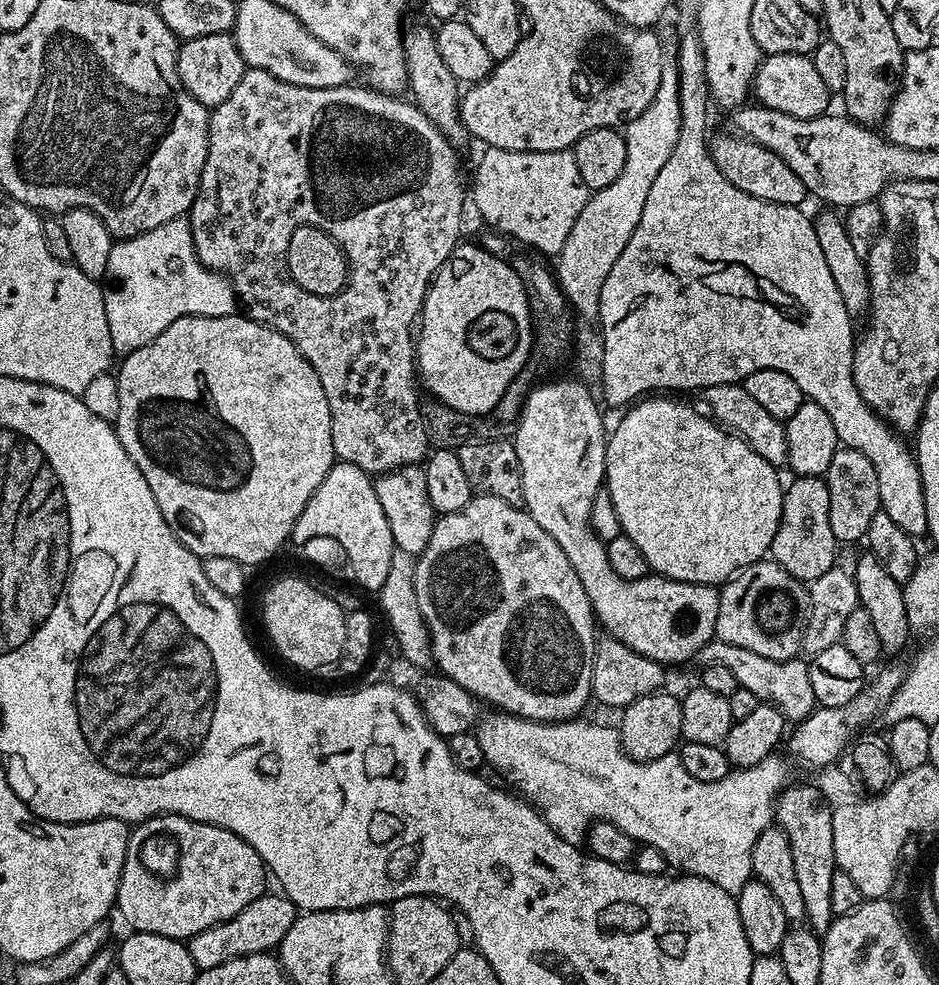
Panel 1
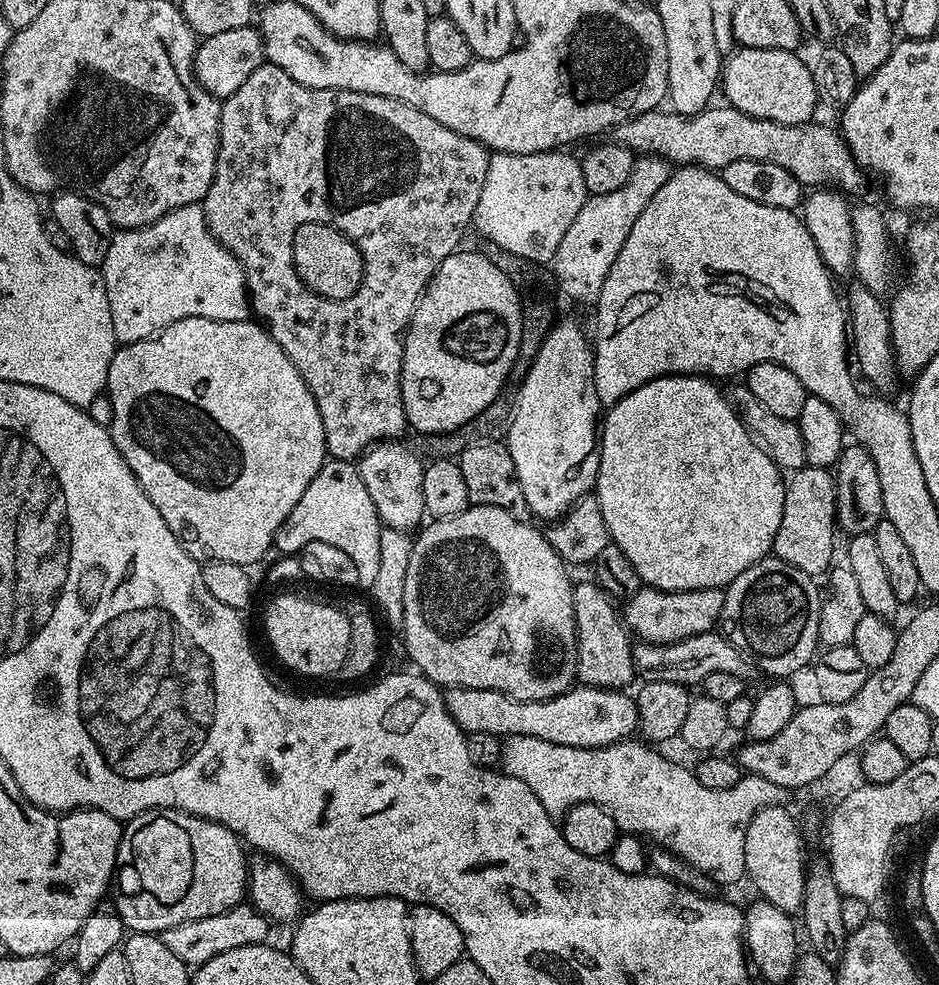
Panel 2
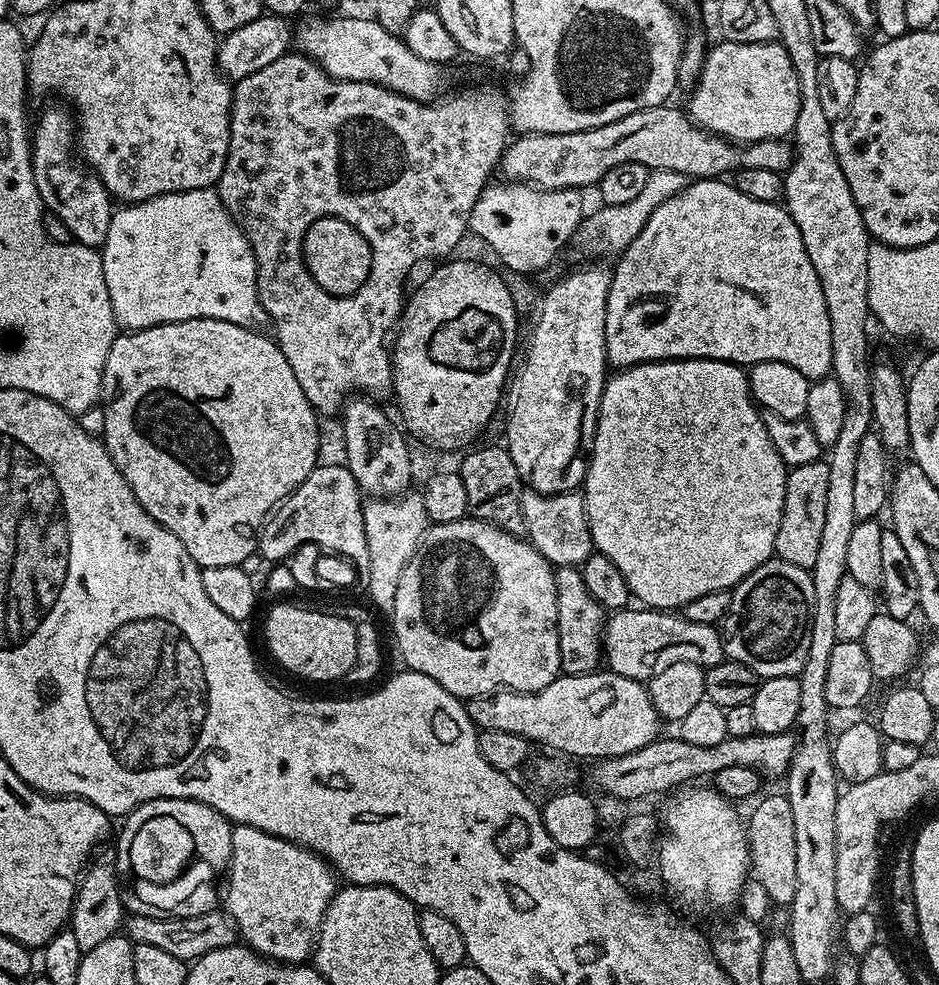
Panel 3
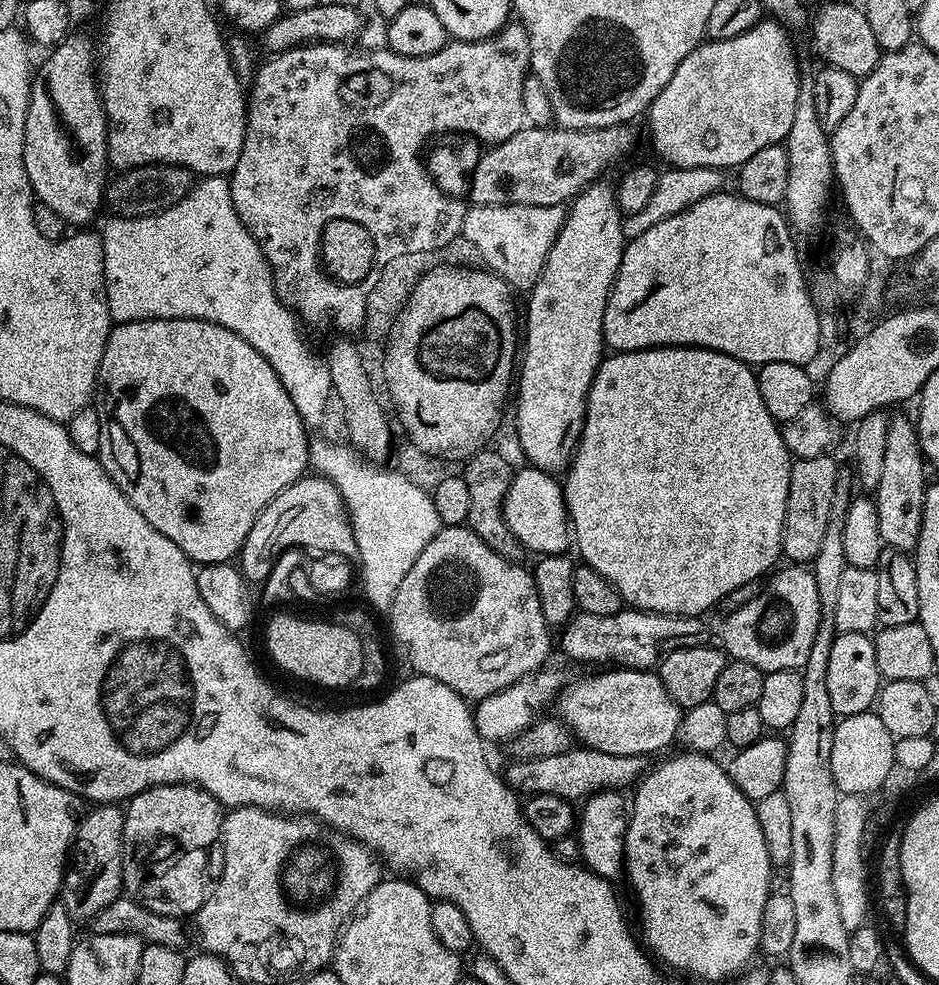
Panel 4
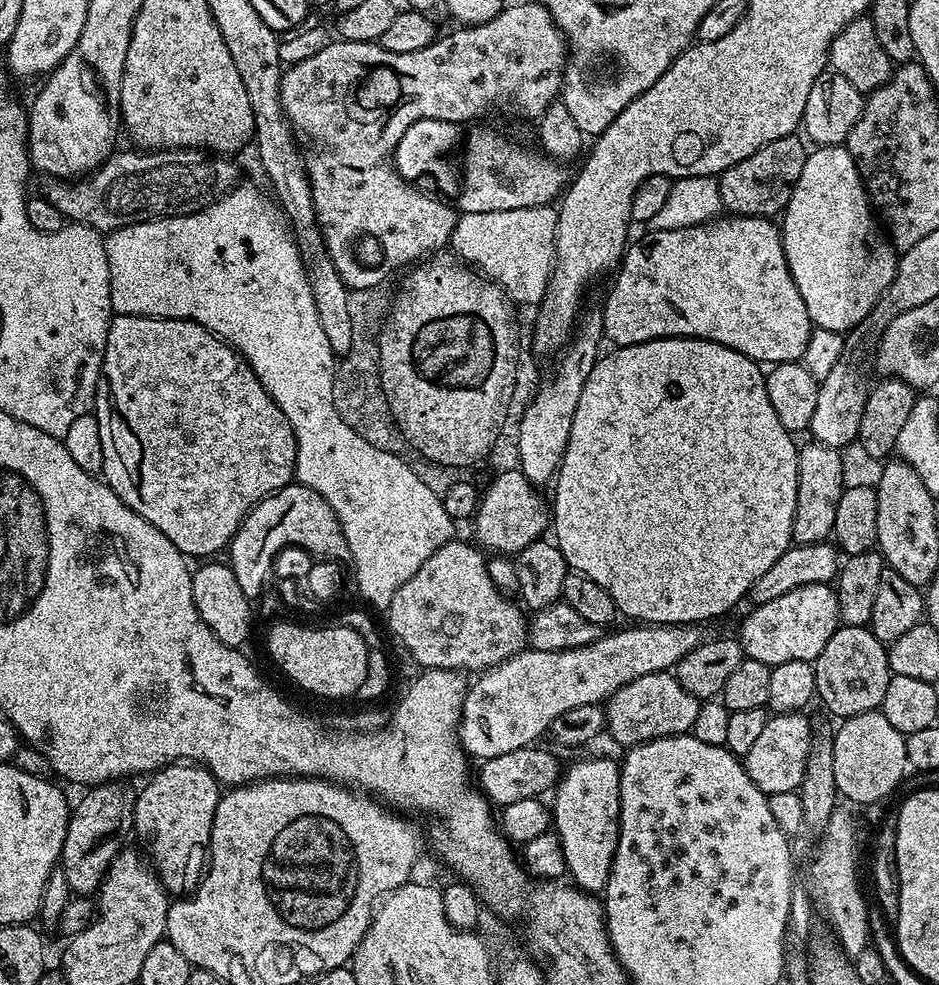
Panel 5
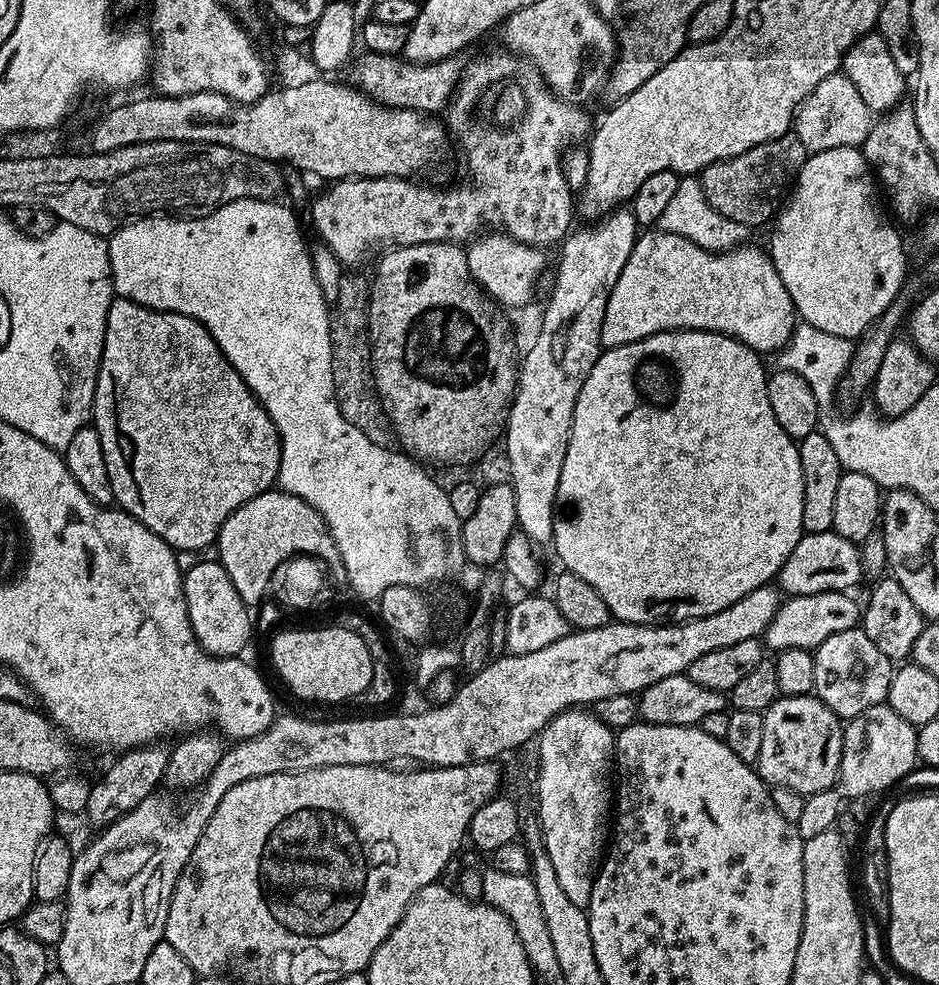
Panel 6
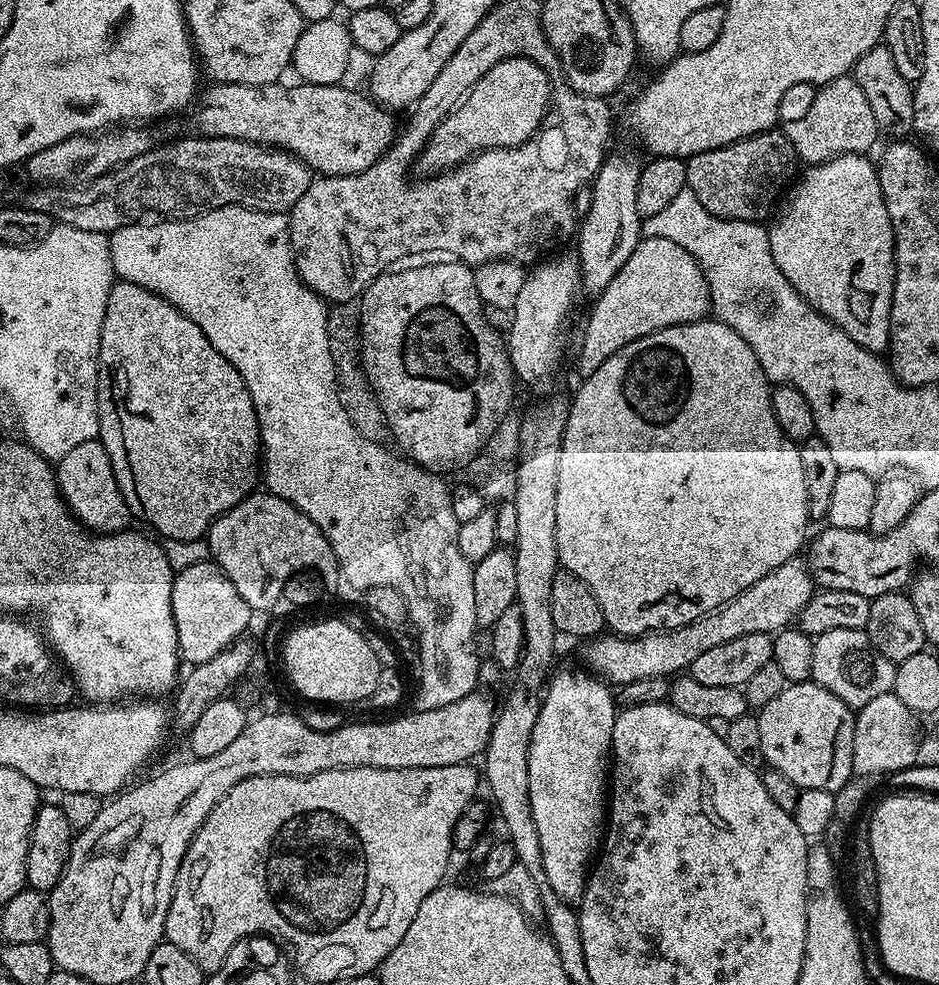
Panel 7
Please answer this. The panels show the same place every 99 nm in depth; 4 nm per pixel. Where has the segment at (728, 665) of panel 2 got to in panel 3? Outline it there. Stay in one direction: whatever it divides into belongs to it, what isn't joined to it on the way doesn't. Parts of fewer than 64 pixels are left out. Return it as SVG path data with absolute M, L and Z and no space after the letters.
M629 606L616 611L607 617L602 637L602 656L611 671L622 674L622 678L634 678L646 682L654 678L654 674L662 674L662 670L674 666L674 662L694 662L707 670L726 659L724 641L721 633L713 625L702 622L690 622L683 614L673 614L668 610L641 610Z

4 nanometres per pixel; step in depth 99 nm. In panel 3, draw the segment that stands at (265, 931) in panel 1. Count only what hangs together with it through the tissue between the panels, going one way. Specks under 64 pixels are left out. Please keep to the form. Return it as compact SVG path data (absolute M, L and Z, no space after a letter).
M224 910L203 912L197 916L129 915L122 925L122 932L133 945L158 946L158 950L166 950L166 954L174 954L174 958L185 962L194 962L210 954L210 950L222 950L238 940L236 925Z

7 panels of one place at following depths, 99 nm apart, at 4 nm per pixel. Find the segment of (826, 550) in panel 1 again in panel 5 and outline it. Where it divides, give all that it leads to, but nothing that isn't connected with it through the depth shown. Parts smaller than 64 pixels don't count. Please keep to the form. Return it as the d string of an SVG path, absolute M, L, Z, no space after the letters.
M808 442L798 451L798 502L794 506L792 544L823 544L832 536L834 517L838 515L838 498L842 498L844 460L841 449Z

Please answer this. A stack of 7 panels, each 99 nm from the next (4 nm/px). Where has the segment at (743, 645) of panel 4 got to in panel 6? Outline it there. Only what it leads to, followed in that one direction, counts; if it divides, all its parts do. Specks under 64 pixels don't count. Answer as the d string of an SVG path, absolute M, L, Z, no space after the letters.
M823 592L805 596L788 596L774 614L762 640L773 653L779 654L791 648L816 649L826 642L830 634L842 634L842 630L857 627L862 620L862 608L848 592Z

